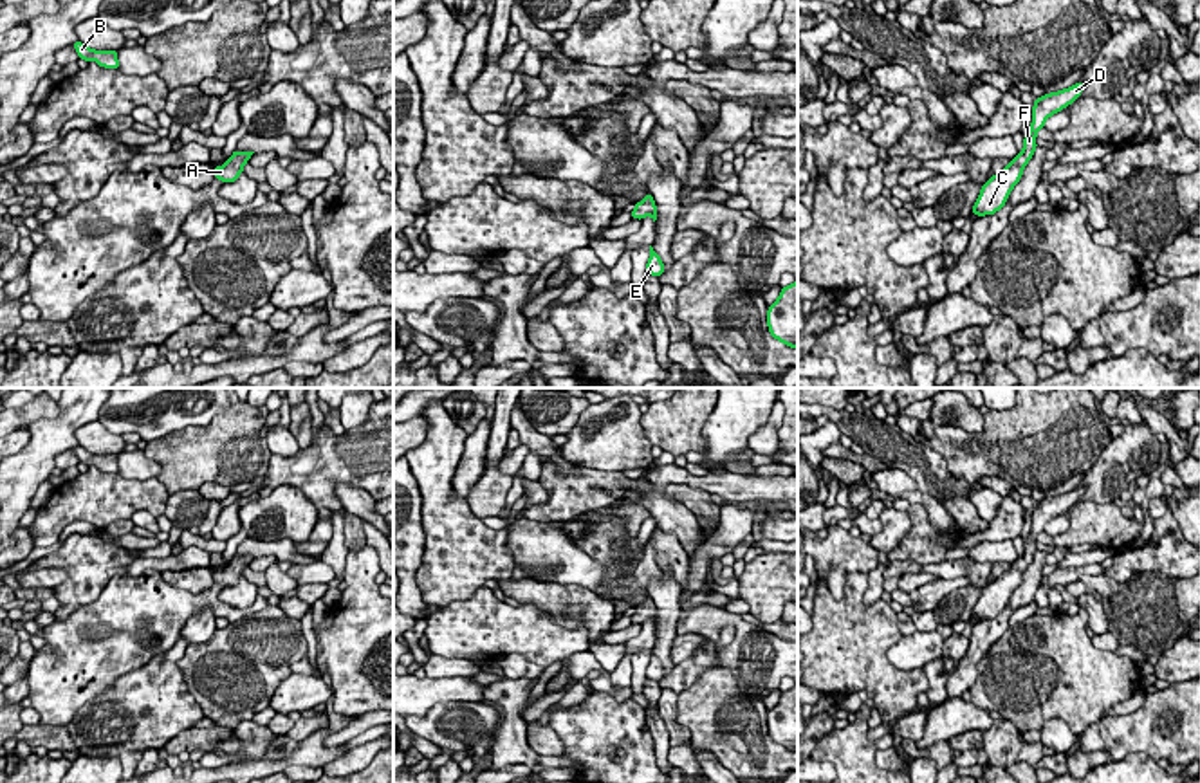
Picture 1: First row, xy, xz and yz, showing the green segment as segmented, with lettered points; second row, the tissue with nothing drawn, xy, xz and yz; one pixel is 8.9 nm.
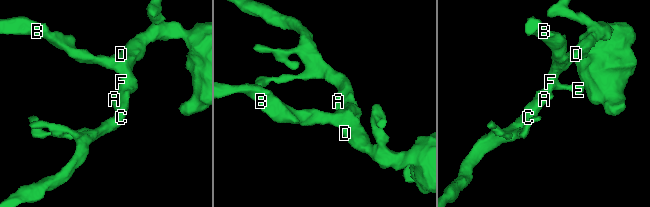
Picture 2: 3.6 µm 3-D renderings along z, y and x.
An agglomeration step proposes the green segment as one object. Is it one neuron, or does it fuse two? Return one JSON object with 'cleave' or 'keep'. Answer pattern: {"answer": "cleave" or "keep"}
{"answer": "keep"}

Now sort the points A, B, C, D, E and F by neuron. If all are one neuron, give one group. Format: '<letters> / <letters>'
A B C D E F

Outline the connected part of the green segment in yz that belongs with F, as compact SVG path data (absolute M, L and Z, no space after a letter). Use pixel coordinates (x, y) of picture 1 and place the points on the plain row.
M1075 487L1070 493L1050 496L1034 503L1032 529L1029 539L1023 543L1023 554L1018 556L1014 563L1011 563L1009 570L1005 570L1000 577L992 579L982 590L982 595L971 613L976 621L994 619L1005 610L1009 597L1020 586L1023 572L1029 568L1034 554L1038 552L1038 534L1045 530L1045 525L1050 520L1061 516L1070 507L1074 507L1081 500L1085 491L1086 487Z

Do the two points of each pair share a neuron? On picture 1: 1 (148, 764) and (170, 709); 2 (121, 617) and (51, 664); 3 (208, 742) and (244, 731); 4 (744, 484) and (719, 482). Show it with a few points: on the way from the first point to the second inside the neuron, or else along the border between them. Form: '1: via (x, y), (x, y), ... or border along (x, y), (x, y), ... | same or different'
1: border along (156, 747), (148, 747), (138, 764) | different
2: via (107, 635), (76, 664), (69, 664) | same
3: border along (233, 731), (240, 747), (235, 753), (224, 755) | different
4: via (738, 484), (724, 484) | same

